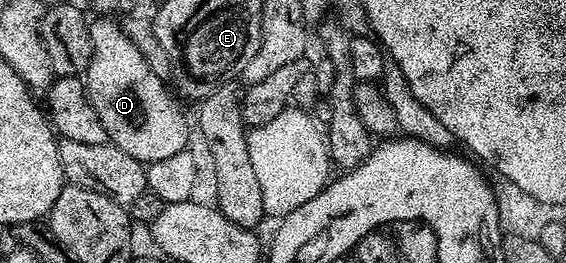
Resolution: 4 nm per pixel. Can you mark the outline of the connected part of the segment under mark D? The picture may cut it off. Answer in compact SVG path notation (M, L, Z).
M92 19L90 26L93 54L85 73L87 97L91 100L93 110L97 110L101 126L105 126L108 141L125 150L125 154L143 161L144 165L161 162L161 158L169 158L184 151L188 147L187 120L183 117L182 110L175 105L176 97L167 93L168 85L161 78L157 78L153 70L149 70L149 62L141 58L141 50L137 50L137 46L129 42L129 38L114 19Z

